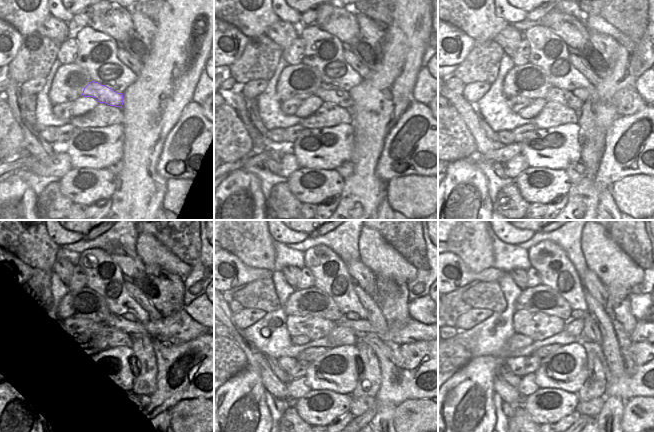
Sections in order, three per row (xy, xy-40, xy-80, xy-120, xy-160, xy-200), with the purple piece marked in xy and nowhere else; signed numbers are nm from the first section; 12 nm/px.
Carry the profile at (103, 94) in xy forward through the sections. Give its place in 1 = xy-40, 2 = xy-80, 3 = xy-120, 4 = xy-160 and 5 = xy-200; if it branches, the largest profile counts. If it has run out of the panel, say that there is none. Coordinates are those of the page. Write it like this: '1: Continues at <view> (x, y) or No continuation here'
1: Continues at xy-40 (327, 93)
2: Continues at xy-80 (567, 98)
3: Continues at xy-120 (118, 321)
4: Continues at xy-160 (357, 329)
5: Continues at xy-200 (584, 326)

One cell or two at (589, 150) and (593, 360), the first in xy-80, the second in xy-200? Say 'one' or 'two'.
one

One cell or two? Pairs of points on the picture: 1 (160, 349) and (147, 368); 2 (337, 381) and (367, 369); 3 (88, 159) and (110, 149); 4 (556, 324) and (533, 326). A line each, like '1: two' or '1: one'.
1: two
2: two
3: one
4: one

